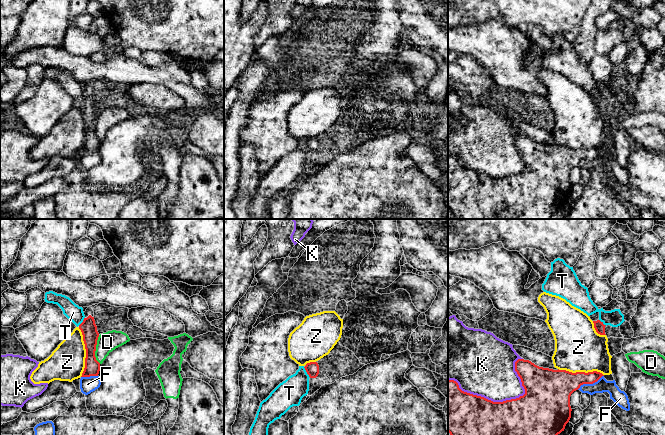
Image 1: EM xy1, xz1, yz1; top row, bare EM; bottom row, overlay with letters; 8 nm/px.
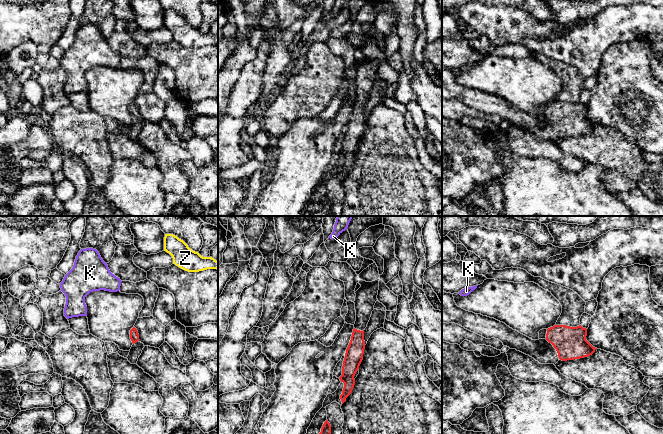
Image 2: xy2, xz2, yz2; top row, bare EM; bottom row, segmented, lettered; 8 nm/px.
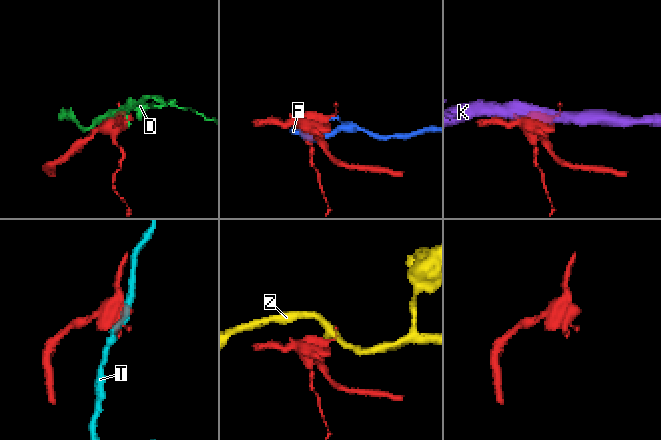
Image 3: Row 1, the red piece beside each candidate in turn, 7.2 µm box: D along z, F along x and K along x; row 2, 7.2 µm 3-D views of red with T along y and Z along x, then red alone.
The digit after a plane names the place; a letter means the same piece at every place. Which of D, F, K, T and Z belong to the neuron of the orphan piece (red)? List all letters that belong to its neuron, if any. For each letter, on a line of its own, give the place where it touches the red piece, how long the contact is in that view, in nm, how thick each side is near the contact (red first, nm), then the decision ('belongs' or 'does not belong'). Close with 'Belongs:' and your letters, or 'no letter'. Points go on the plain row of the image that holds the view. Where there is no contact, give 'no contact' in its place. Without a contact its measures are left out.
D: xy1 (95, 125) | 240 nm | 130/160 nm | does not belong
F: yz1 (590, 159) | 240 nm | 240/110 nm | does not belong
K: yz1 (485, 174) | 650 nm | 480/480 nm | does not belong
T: xz1 (306, 147) | 110 nm | 110/220 nm | does not belong
Z: xy1 (86, 128) | 400 nm | 130/280 nm | does not belong
Belongs: no letter

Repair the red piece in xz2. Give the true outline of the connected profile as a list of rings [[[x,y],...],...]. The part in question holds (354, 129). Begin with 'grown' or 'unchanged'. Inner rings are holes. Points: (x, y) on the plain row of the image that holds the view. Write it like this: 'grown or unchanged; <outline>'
grown; [[[380,54],[372,58],[359,56],[361,63],[355,68],[356,97],[350,119],[346,125],[342,151],[339,154],[344,159],[344,164],[340,171],[342,180],[354,164],[354,152],[363,136],[365,125],[364,106],[370,96],[374,81],[378,76],[379,56]]]

